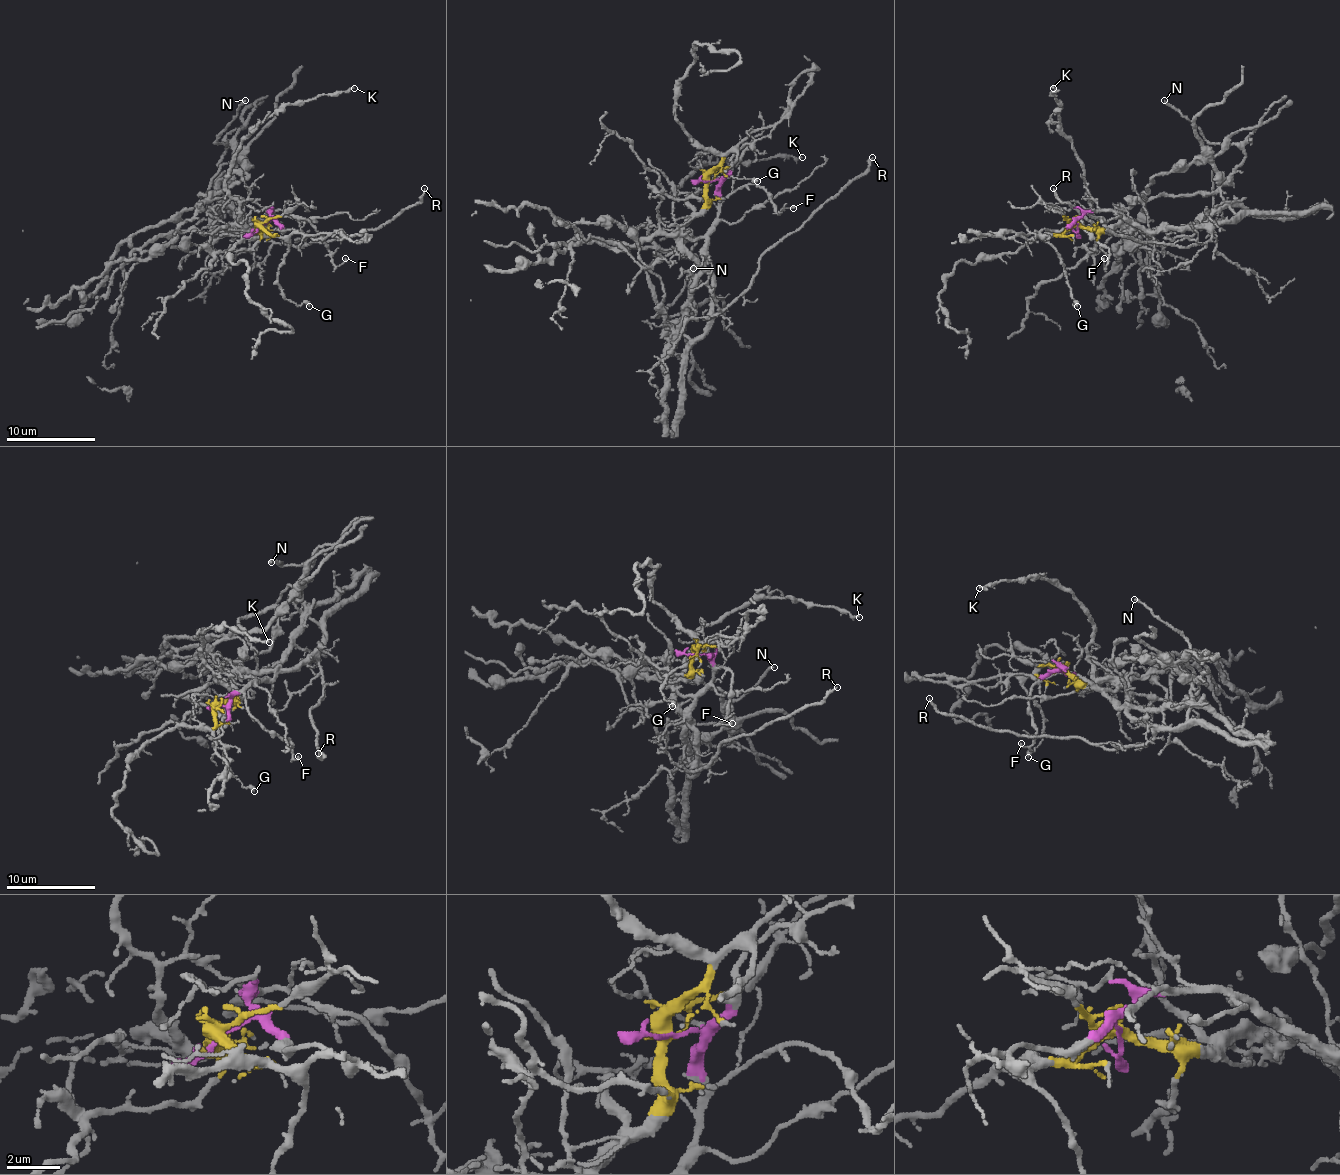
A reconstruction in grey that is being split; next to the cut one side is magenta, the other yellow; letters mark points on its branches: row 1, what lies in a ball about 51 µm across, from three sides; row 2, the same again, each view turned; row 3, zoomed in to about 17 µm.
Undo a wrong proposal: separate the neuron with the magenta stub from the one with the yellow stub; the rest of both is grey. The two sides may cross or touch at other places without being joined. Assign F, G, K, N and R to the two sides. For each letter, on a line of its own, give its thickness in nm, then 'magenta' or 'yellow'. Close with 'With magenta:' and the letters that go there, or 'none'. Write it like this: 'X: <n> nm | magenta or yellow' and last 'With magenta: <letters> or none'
F: 120 nm | magenta
G: 300 nm | yellow
K: 220 nm | yellow
N: 200 nm | yellow
R: 150 nm | yellow
With magenta: F

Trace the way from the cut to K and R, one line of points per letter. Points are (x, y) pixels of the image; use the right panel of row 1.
K: (1076, 226), (1108, 230), (1092, 213), (1083, 181), (1083, 163), (1061, 127), (1058, 105), (1052, 94), (1054, 87)
R: (1076, 226), (1204, 228), (1211, 237), (1202, 244), (1182, 246), (1121, 237), (1101, 230), (1056, 195), (1054, 188)

